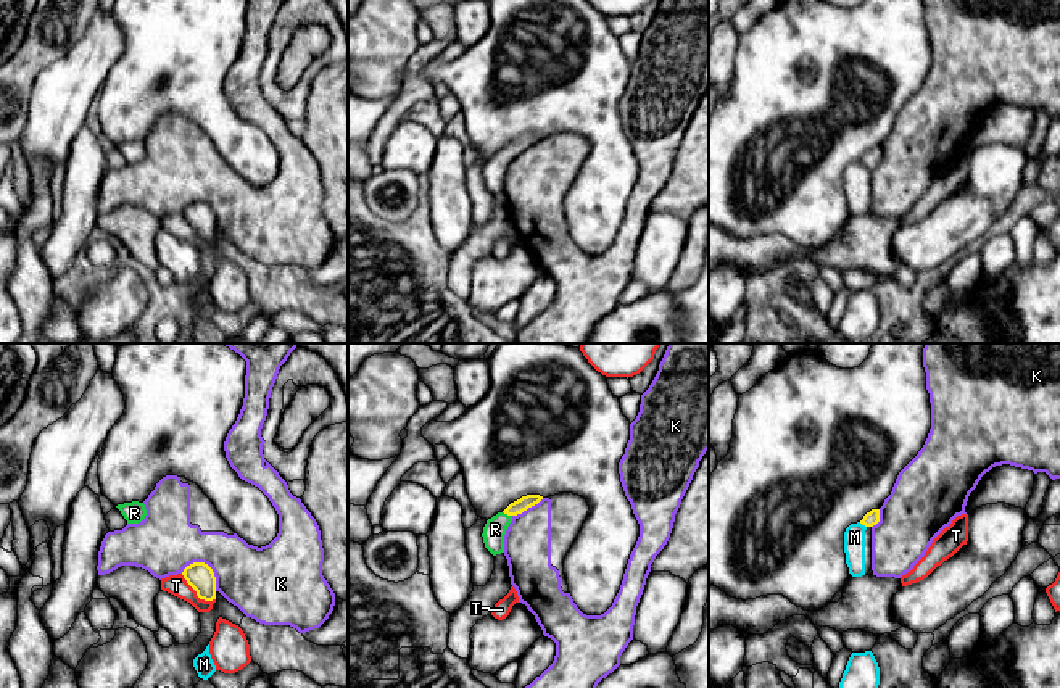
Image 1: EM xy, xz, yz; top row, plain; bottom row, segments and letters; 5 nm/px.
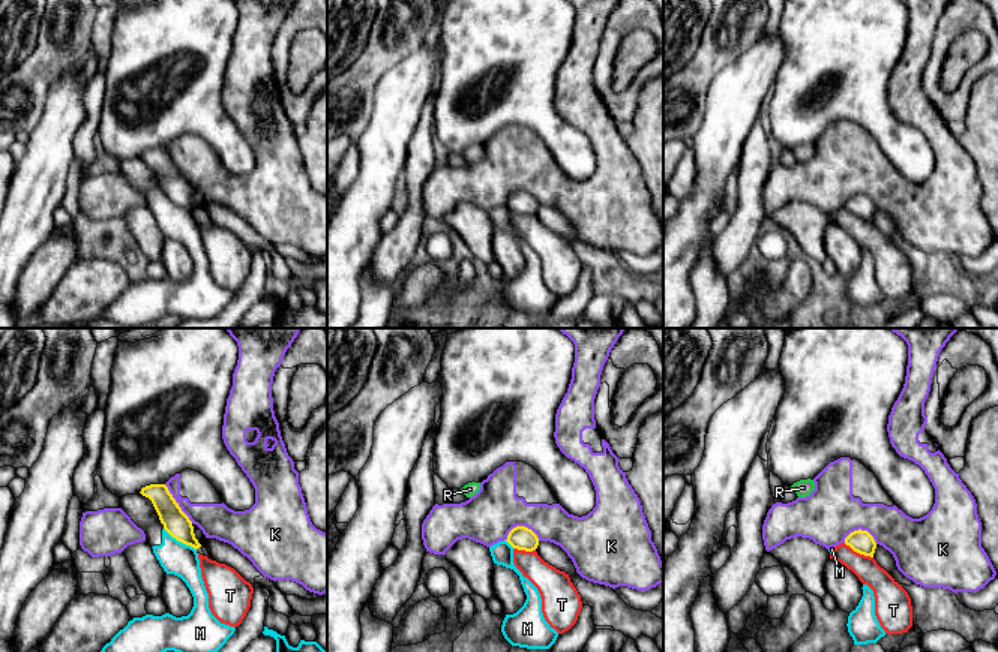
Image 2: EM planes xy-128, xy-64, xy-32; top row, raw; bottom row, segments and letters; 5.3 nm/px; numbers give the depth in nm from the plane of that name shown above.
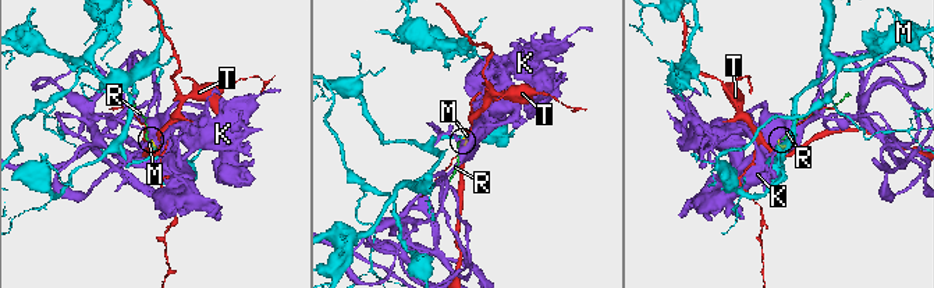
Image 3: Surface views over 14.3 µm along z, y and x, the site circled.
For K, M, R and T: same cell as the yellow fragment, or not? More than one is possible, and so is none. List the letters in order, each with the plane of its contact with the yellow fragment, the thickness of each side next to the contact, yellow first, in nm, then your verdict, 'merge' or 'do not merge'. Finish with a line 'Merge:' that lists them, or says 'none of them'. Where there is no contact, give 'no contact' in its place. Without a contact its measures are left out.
K: xy | 140/320 nm | do not merge
M: yz | 70/110 nm | do not merge
R: xz | 70/110 nm | merge
T: xy | 140/100 nm | do not merge
Merge: R

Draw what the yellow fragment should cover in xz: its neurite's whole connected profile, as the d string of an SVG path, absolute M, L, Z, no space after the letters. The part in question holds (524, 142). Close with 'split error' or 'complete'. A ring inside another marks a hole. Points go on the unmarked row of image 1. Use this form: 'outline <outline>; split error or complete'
outline M540 134L522 135L520 139L511 142L503 151L498 151L488 158L482 172L485 187L493 195L504 192L504 174L509 163L512 161L512 156L538 143L541 139L543 135Z; split error

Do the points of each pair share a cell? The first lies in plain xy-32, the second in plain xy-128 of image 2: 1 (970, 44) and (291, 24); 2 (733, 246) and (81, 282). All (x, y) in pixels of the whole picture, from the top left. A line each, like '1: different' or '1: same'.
1: different
2: different

